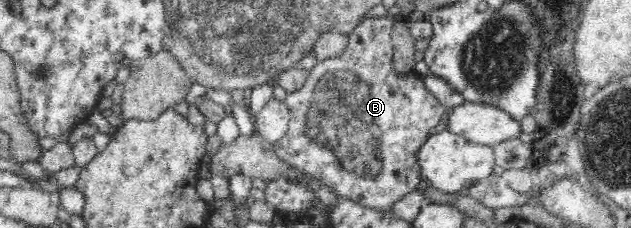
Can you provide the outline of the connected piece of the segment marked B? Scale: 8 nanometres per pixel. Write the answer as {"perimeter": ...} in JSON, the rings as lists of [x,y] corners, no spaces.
{"perimeter":[[[384,16],[364,19],[360,24],[353,28],[353,32],[348,35],[348,44],[339,56],[331,57],[321,61],[317,61],[316,65],[310,69],[306,76],[304,85],[298,90],[287,93],[284,99],[284,104],[289,109],[290,120],[288,130],[273,143],[273,149],[282,160],[294,165],[294,167],[304,171],[306,174],[320,180],[324,187],[334,191],[340,198],[352,199],[364,206],[375,209],[382,209],[383,211],[391,212],[391,204],[397,201],[405,194],[417,191],[420,182],[421,169],[417,163],[416,153],[423,142],[426,142],[430,136],[430,130],[436,128],[440,124],[445,112],[445,106],[440,103],[439,98],[426,85],[424,85],[424,75],[416,73],[415,70],[410,72],[396,72],[396,65],[394,65],[394,46],[391,36],[393,29],[393,18]]]}

